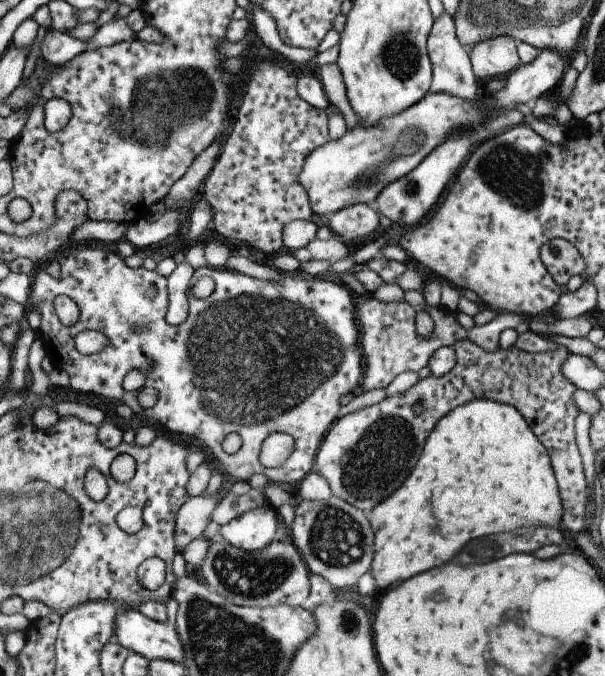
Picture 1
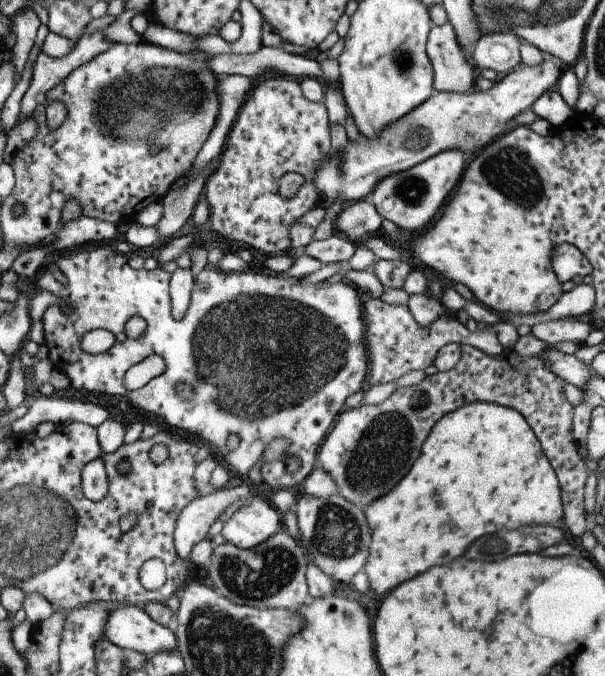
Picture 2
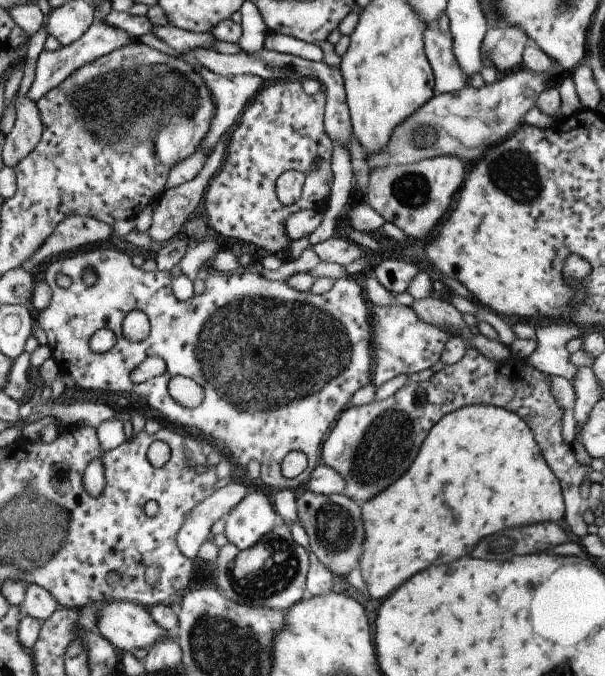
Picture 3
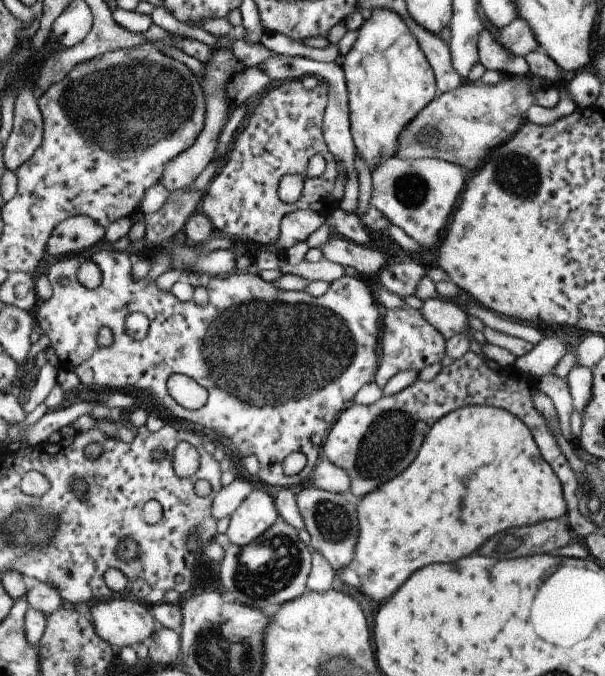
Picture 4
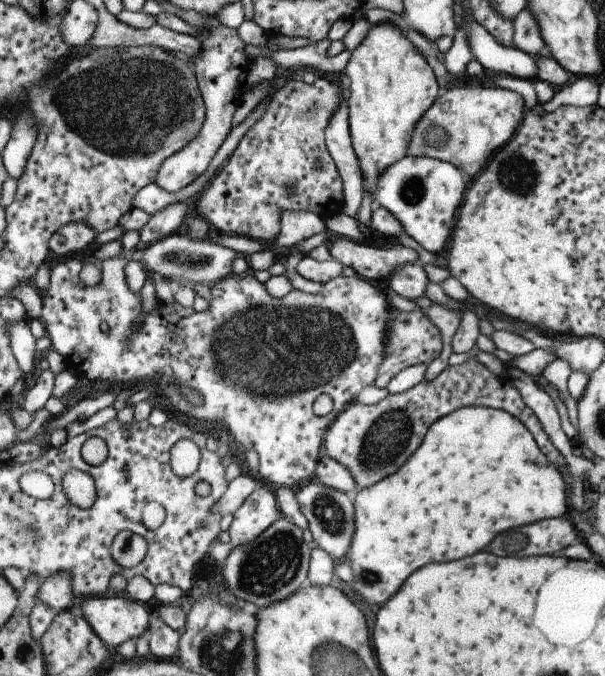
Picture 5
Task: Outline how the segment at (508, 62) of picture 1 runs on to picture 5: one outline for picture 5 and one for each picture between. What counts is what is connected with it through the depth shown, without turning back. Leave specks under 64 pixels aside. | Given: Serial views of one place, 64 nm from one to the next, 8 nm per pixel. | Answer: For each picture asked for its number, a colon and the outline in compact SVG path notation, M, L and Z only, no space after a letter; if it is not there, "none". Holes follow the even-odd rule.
2: M493 32L475 46L475 58L481 70L495 70L501 78L523 66L523 38L513 32Z
3: M521 26L491 28L485 36L481 56L489 54L495 62L495 68L501 74L509 74L517 70L517 66L525 60L525 50L529 48L529 42L531 36Z
4: M517 18L513 20L509 26L501 28L501 32L495 36L507 50L511 50L511 54L515 56L523 56L527 58L529 54L541 50L539 38L535 34L535 30L529 26L529 22L525 18Z
5: M523 8L517 14L515 20L515 48L529 52L533 56L543 56L547 54L547 42L543 38L543 30L541 30L541 22L535 16L535 12L531 8Z

